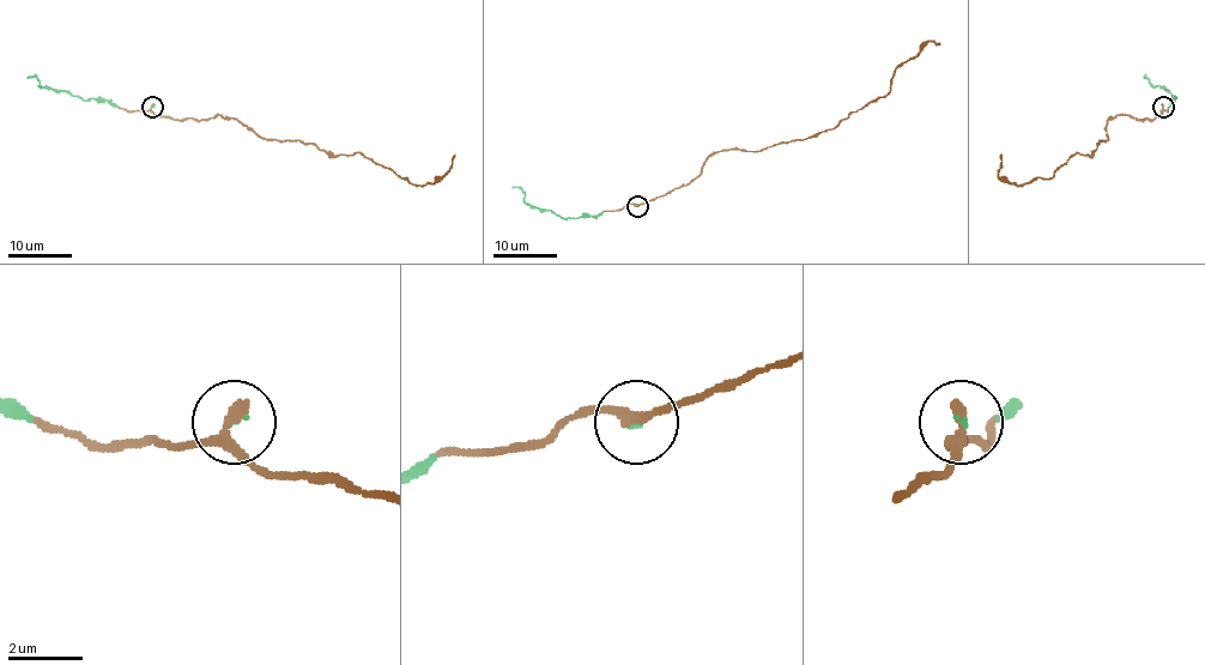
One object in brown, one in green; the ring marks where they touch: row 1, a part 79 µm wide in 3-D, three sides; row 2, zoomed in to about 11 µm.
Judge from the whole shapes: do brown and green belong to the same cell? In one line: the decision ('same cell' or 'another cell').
same cell

